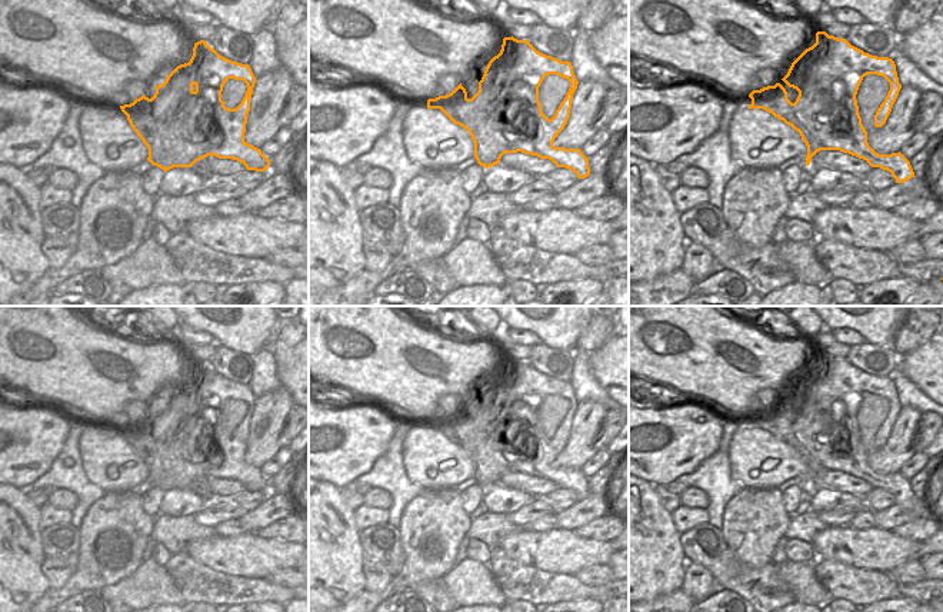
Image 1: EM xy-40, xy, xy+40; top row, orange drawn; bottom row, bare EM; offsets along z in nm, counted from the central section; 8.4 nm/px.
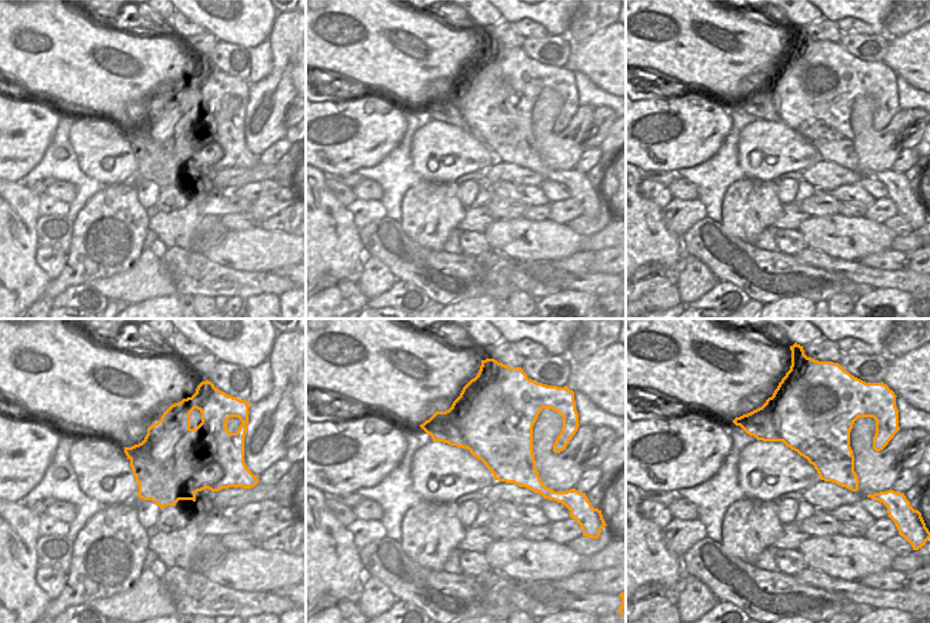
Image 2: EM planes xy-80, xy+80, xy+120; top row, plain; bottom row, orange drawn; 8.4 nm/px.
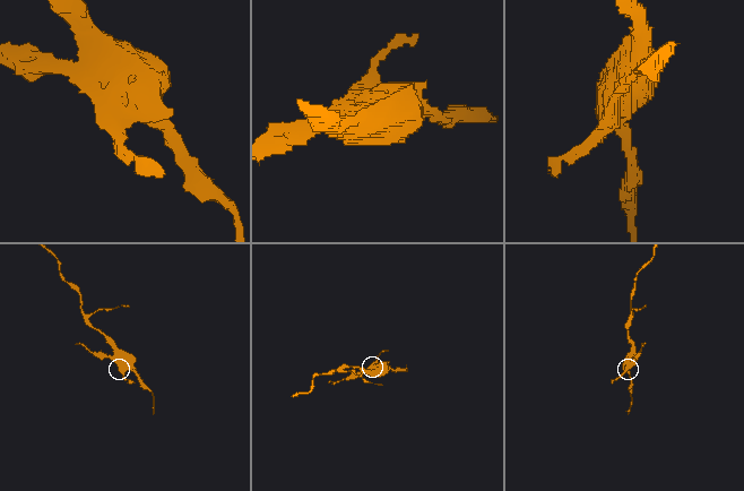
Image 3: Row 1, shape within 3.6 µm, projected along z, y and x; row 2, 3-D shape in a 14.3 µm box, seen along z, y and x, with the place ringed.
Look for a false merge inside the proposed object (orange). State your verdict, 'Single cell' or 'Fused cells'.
Fused cells.

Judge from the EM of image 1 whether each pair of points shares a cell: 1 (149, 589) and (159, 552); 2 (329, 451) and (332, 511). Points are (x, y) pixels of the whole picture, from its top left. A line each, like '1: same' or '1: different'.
1: different
2: different

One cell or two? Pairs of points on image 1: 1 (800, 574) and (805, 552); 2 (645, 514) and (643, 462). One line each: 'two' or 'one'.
1: two
2: two

